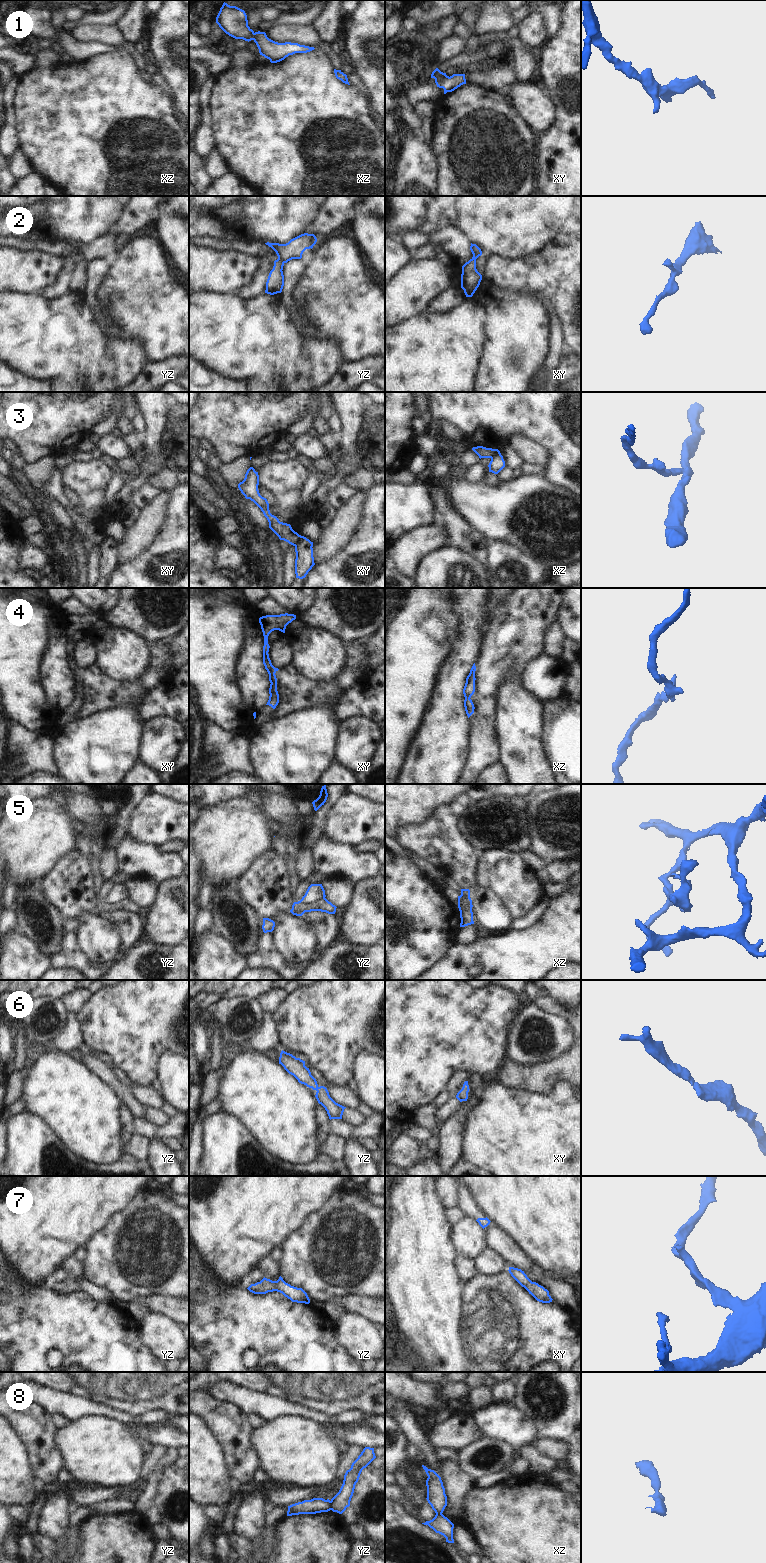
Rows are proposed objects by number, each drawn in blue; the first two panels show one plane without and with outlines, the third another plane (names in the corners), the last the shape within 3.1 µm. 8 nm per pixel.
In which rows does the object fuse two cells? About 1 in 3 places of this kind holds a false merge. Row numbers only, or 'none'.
3, 5, 8

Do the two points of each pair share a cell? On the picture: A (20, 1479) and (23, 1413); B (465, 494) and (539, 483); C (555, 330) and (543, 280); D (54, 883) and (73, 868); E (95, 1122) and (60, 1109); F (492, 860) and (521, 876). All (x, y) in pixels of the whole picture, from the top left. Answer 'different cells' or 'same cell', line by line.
A: different cells
B: same cell
C: different cells
D: same cell
E: same cell
F: same cell

